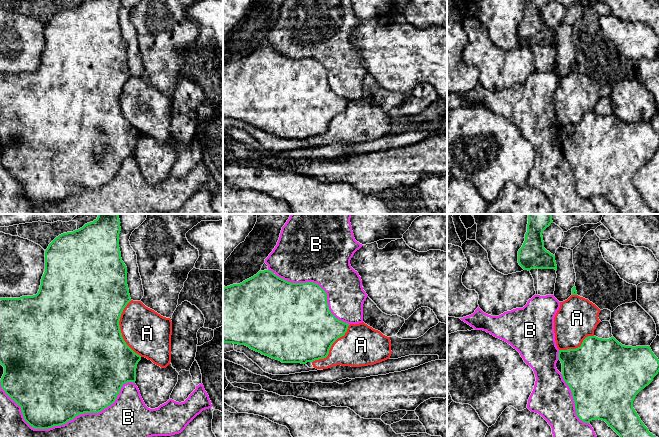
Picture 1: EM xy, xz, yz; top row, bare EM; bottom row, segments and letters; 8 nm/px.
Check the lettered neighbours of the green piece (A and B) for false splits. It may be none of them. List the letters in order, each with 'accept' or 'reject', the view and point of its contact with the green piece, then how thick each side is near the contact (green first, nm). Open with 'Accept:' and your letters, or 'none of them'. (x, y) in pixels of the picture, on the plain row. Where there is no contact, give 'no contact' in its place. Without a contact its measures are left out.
Accept: none of them
A: reject; meets green in xy at (119, 105); 500 nm thick on the green side, 360 nm on the other
B: reject; meets green in xy at (66, 198); 500 nm thick on the green side, 400 nm on the other

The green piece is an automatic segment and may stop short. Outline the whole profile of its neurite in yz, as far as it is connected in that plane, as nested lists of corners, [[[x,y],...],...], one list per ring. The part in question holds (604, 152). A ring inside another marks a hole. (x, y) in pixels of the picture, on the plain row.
[[[586,113],[576,125],[559,126],[558,135],[562,139],[562,153],[569,162],[575,179],[576,191],[584,199],[592,196],[605,197],[620,214],[658,214],[649,208],[633,184],[636,171],[648,162],[659,148],[659,136],[650,122],[625,122],[614,113],[602,115]]]

